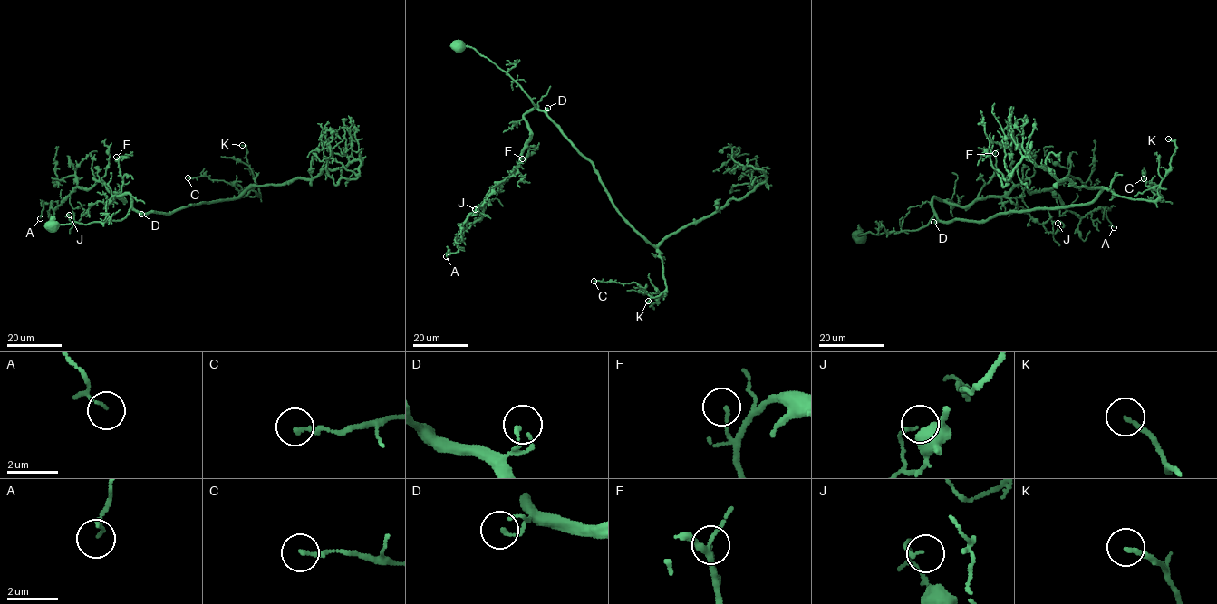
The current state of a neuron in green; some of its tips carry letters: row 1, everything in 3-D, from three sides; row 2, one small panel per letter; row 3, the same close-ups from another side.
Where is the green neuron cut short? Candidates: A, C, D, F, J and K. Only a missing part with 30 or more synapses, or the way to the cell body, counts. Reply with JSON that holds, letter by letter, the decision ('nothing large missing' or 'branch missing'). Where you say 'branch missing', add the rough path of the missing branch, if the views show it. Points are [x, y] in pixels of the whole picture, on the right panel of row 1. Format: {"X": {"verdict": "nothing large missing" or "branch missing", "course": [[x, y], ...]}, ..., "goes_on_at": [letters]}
{"A": {"verdict": "nothing large missing"}, "C": {"verdict": "nothing large missing"}, "D": {"verdict": "nothing large missing"}, "F": {"verdict": "nothing large missing"}, "J": {"verdict": "nothing large missing"}, "K": {"verdict": "nothing large missing"}, "goes_on_at": []}

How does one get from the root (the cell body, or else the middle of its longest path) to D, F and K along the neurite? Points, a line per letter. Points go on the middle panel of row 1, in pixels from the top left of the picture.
D: (458, 44), (473, 48), (505, 71), (537, 109), (545, 111), (547, 108)
F: (458, 44), (472, 47), (488, 59), (536, 106), (524, 115), (530, 139), (526, 143), (528, 153), (522, 158)
K: (458, 44), (473, 48), (520, 87), (592, 163), (615, 209), (656, 249), (666, 292), (653, 307), (648, 301)

